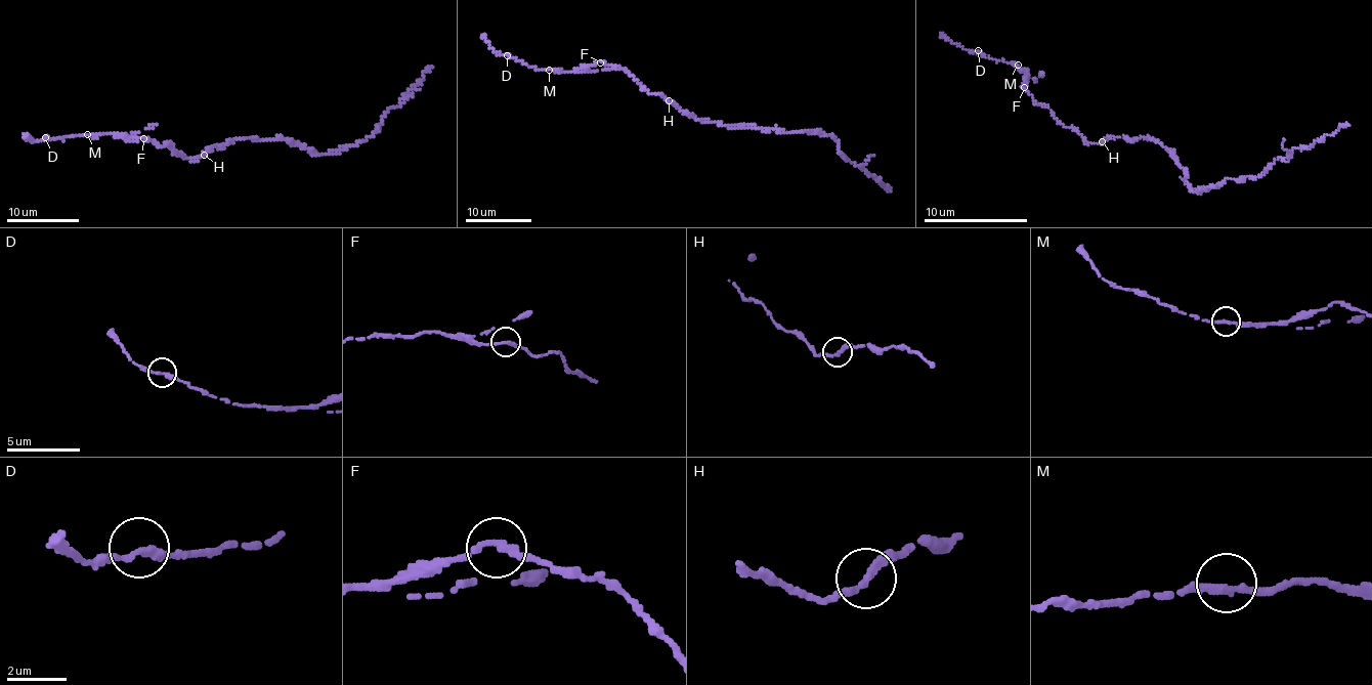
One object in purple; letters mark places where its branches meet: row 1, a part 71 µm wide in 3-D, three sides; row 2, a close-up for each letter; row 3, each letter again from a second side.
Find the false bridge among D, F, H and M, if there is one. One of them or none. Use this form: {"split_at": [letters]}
{"split_at": []}

